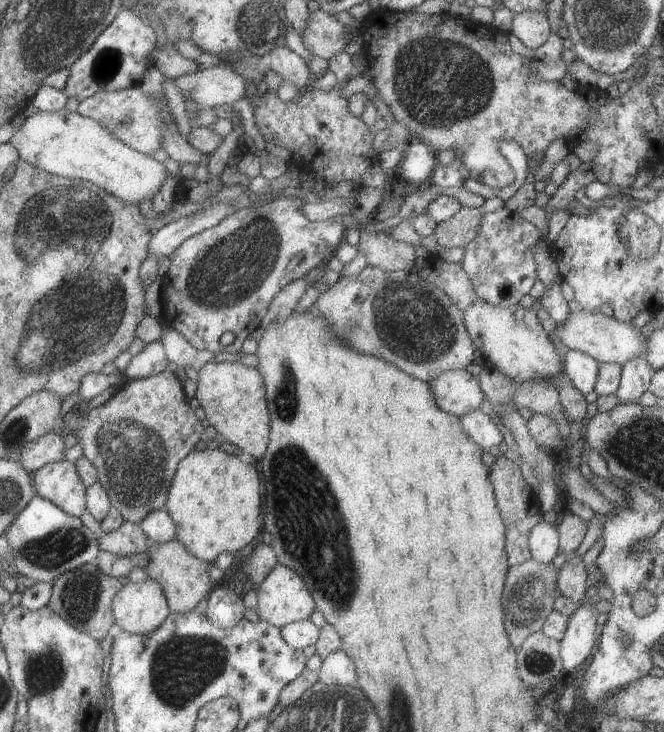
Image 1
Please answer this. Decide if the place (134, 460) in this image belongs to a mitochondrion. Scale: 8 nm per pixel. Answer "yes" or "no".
yes

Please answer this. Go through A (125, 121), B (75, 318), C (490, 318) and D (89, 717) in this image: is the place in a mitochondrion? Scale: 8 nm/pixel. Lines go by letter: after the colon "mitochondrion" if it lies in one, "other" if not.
A: mitochondrion
B: mitochondrion
C: other
D: other

